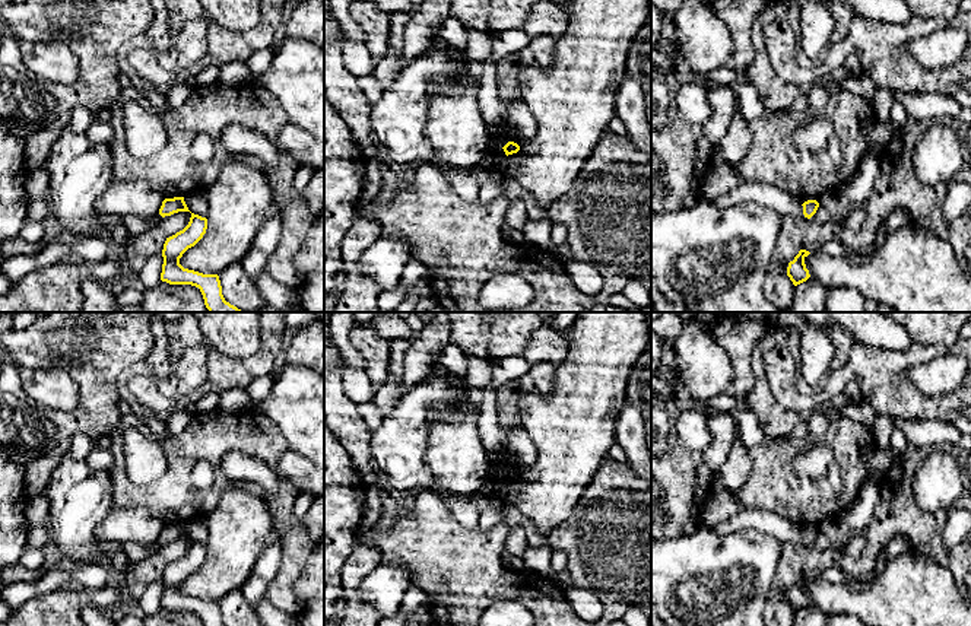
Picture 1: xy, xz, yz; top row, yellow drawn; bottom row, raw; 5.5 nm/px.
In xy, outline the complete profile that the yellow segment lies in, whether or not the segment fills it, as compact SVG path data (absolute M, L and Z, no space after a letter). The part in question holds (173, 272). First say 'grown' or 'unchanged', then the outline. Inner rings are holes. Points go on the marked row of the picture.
unchanged; M191 213L188 225L166 238L162 250L161 280L169 285L191 285L200 289L209 312L244 312L225 301L218 274L203 274L180 264L183 254L206 233L207 219Z

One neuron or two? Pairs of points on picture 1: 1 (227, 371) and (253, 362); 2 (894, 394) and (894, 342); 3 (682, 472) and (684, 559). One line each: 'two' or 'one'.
1: one
2: two
3: two

